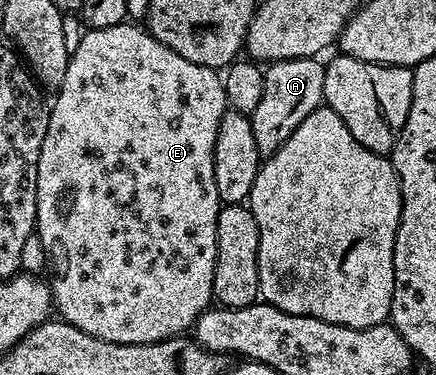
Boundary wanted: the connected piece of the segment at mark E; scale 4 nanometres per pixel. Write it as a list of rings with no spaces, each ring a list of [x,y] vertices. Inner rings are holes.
[[[126,21],[120,26],[84,33],[77,50],[69,54],[65,80],[61,80],[61,88],[54,98],[49,106],[49,128],[37,164],[35,234],[47,254],[51,301],[57,314],[59,310],[58,317],[73,324],[73,328],[81,328],[81,332],[89,332],[89,336],[97,336],[97,340],[113,340],[113,344],[153,344],[186,335],[215,297],[213,272],[217,264],[217,216],[221,203],[217,196],[217,176],[213,176],[213,156],[217,128],[229,109],[222,77],[210,66],[193,64],[193,60],[177,56],[173,48],[161,44],[142,25]]]

